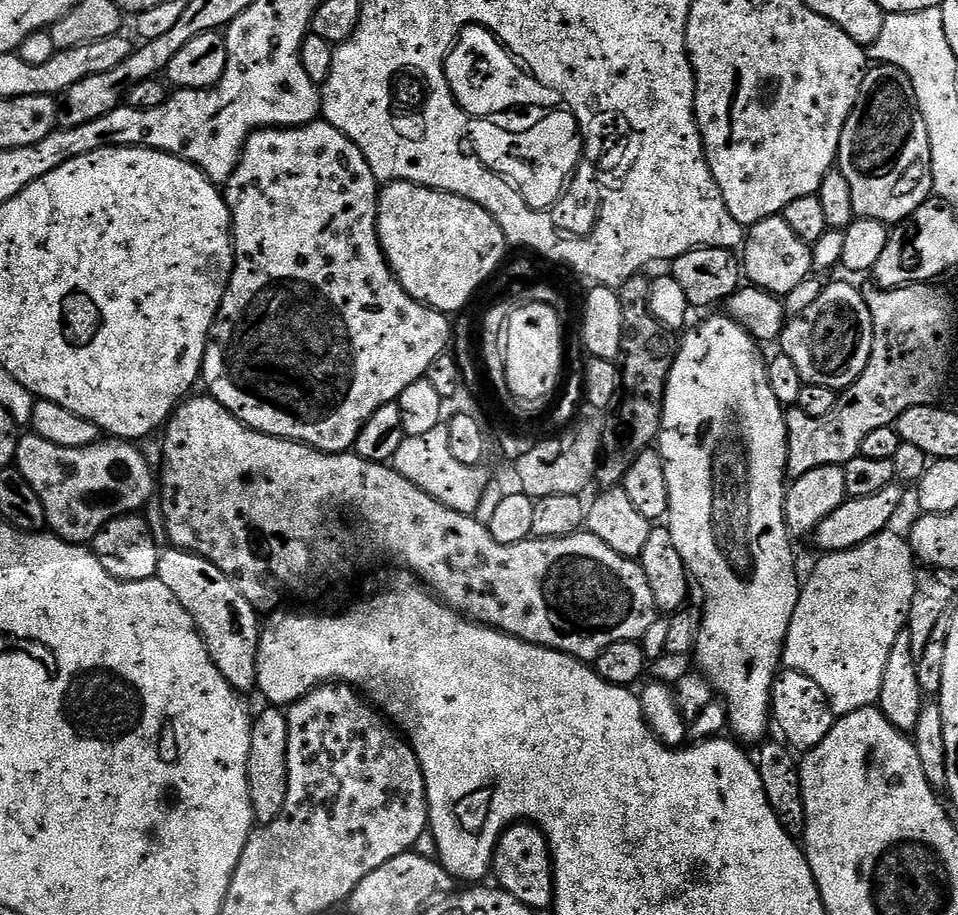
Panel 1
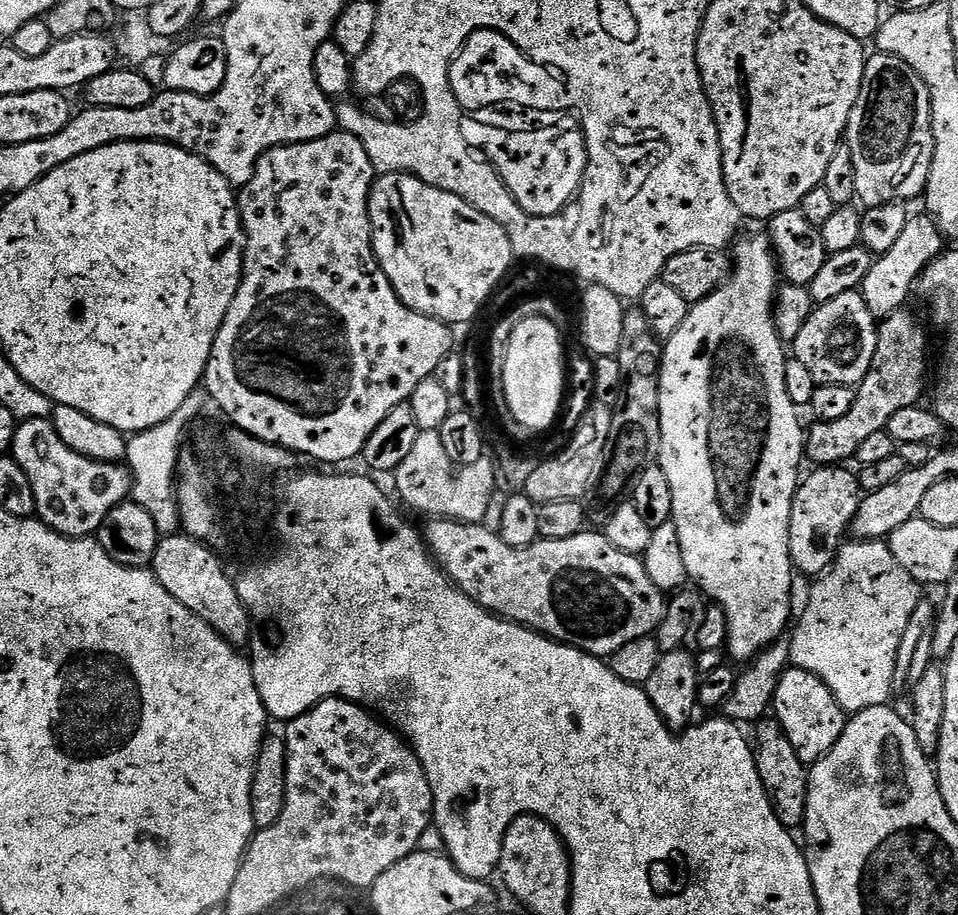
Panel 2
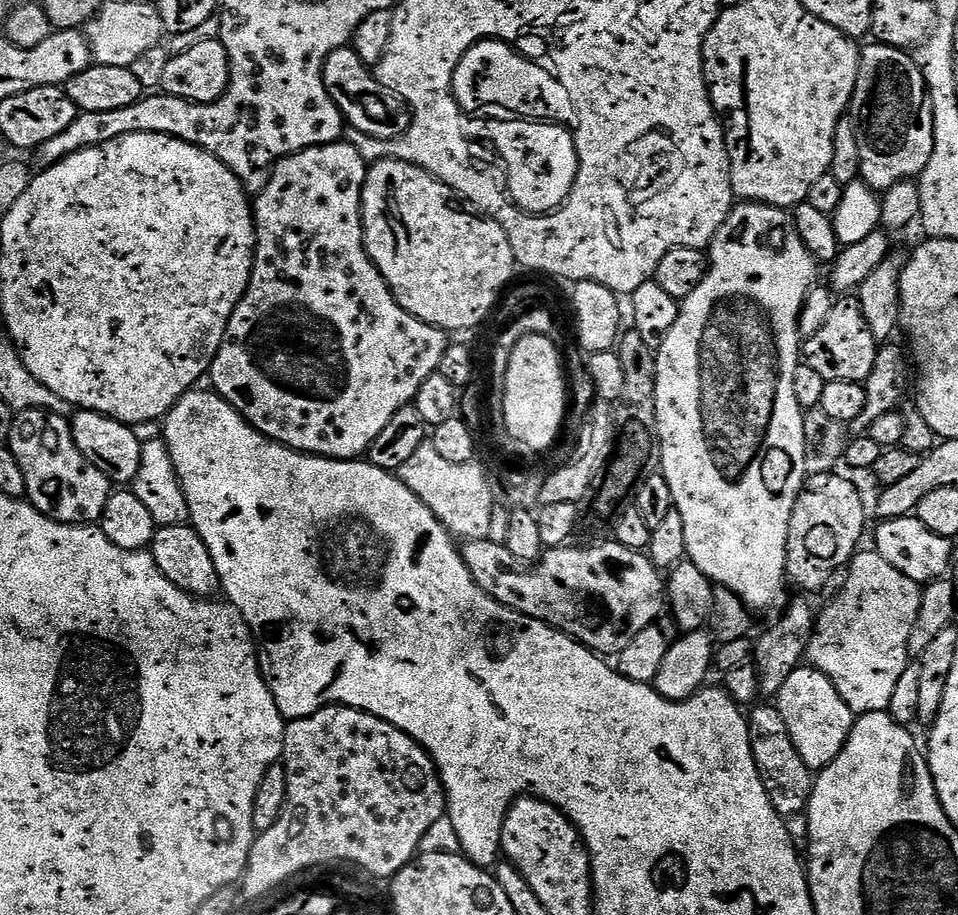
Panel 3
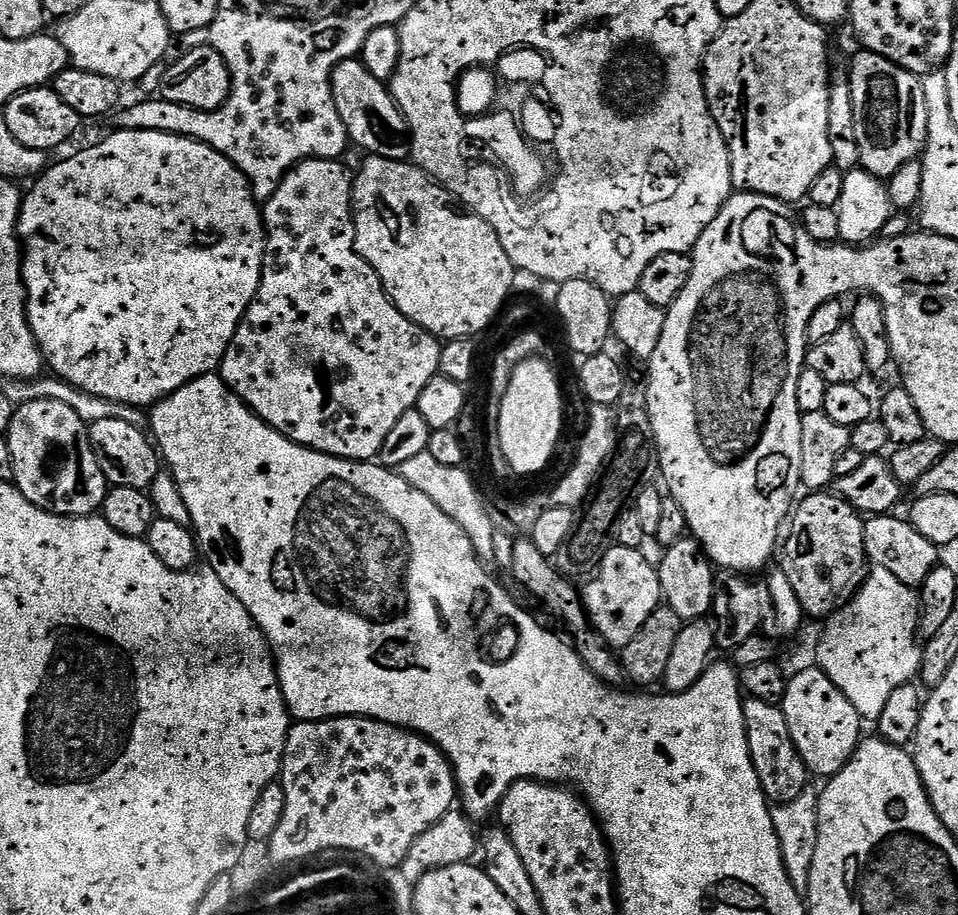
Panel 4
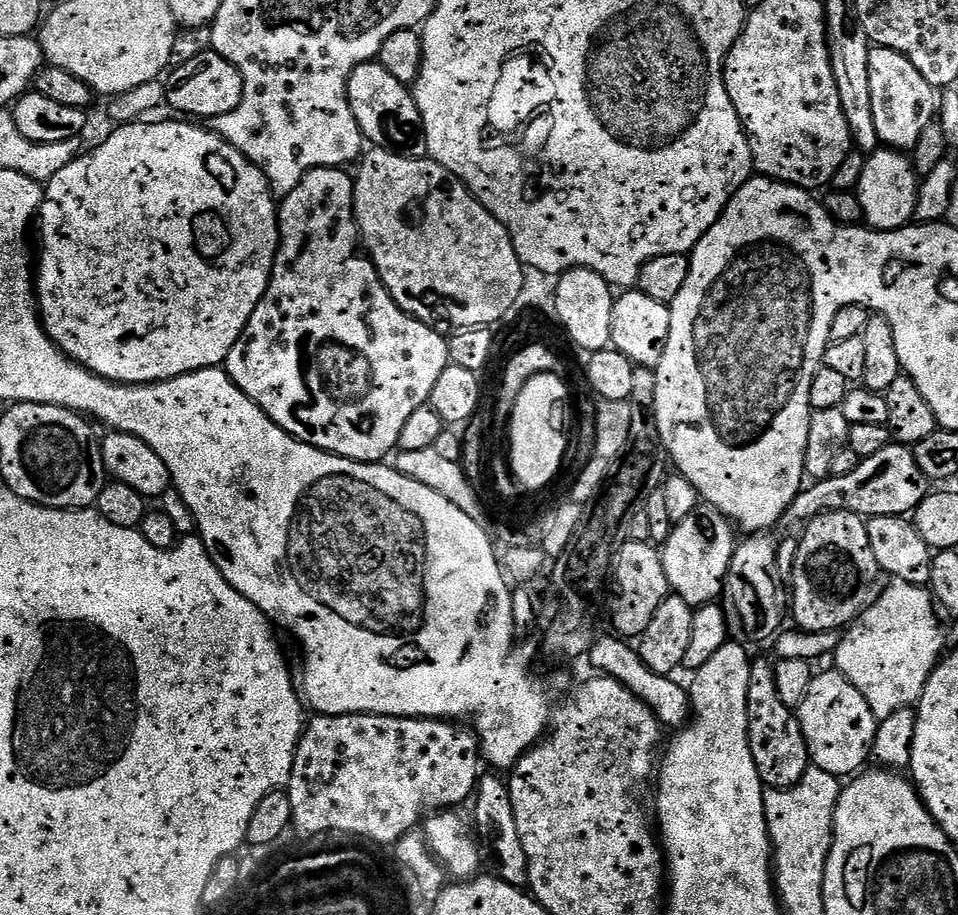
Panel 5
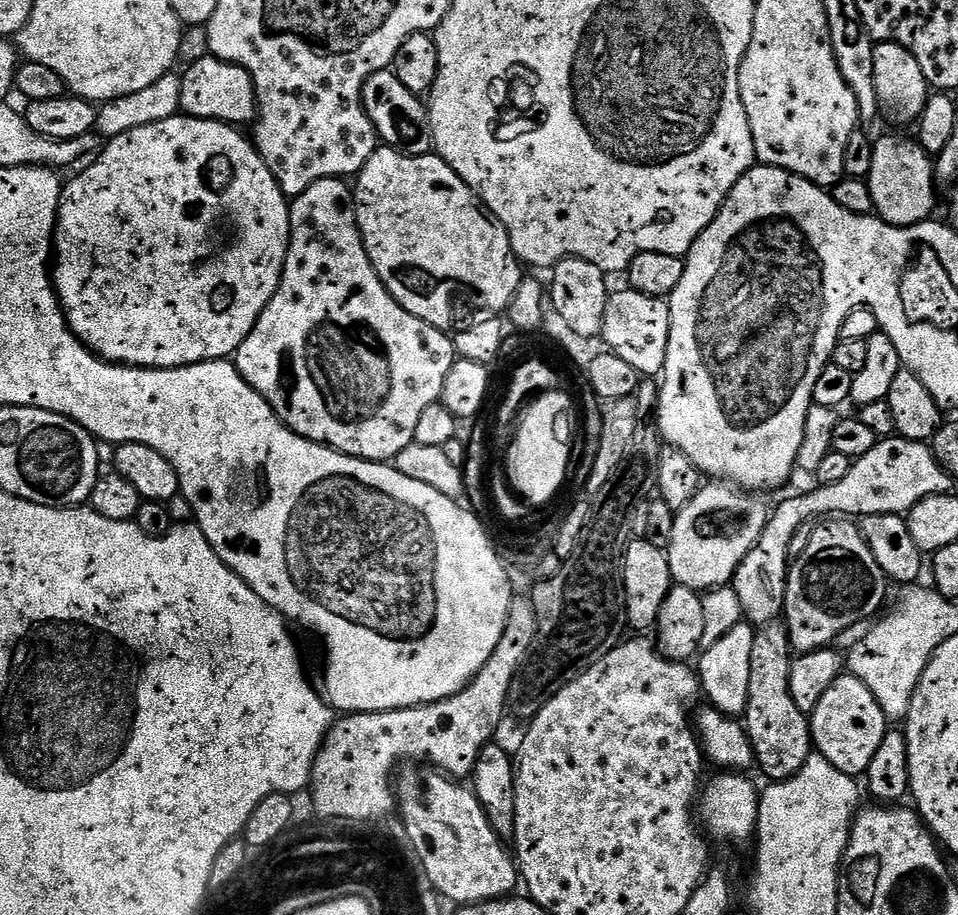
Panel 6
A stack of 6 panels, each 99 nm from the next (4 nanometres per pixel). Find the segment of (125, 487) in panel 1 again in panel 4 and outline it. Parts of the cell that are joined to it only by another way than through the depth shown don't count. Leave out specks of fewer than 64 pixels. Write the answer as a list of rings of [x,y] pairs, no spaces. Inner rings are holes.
[[[56,400],[26,401],[17,407],[6,435],[14,464],[12,480],[16,489],[34,506],[59,516],[95,516],[103,509],[110,485],[102,474],[102,466],[98,466],[98,458],[94,458],[88,425],[70,405]]]

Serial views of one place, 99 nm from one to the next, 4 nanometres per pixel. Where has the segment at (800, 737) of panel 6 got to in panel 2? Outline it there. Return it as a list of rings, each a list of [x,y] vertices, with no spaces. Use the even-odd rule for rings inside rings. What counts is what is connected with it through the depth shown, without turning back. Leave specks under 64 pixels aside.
[[[764,718],[755,725],[756,740],[752,744],[752,757],[758,770],[758,778],[768,795],[770,806],[782,822],[782,826],[789,830],[796,830],[803,825],[808,805],[808,774],[809,765],[798,758],[790,738],[786,738],[786,730],[774,718]]]

